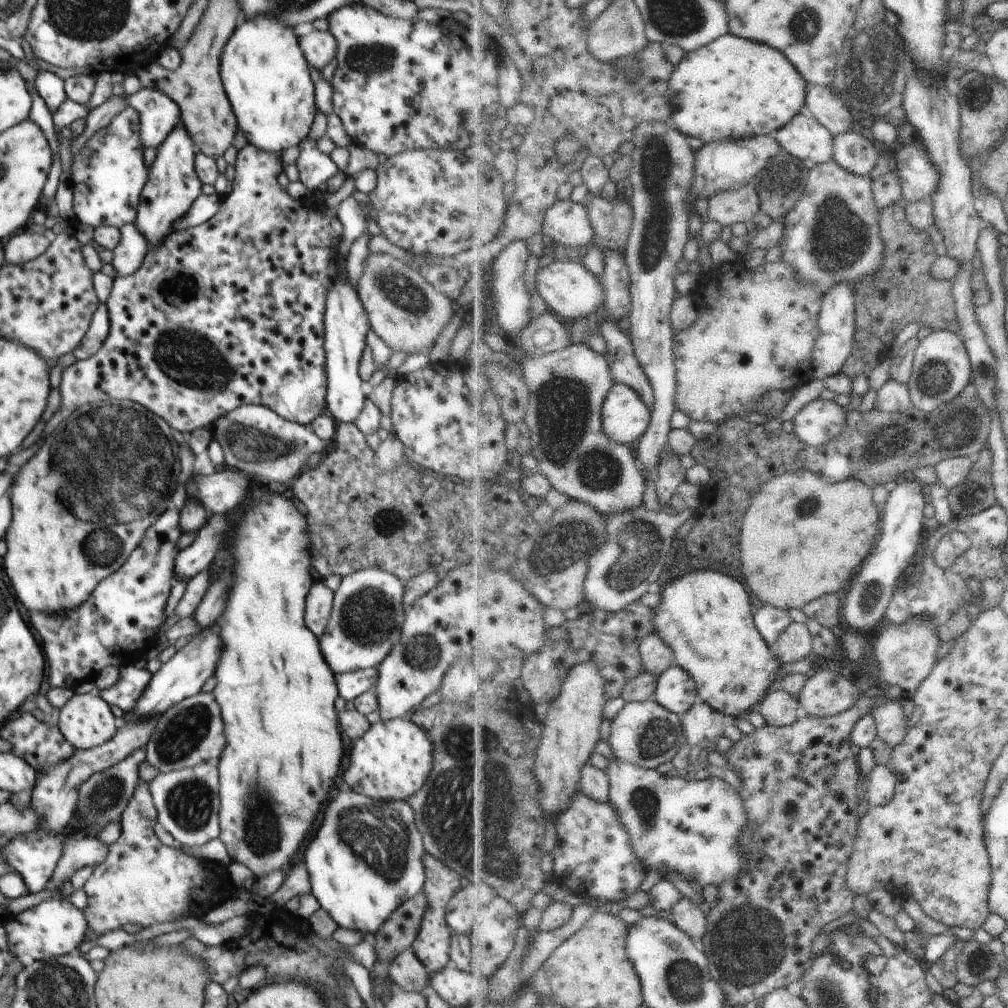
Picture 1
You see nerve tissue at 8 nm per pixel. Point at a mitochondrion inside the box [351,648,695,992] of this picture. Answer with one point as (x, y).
(476, 809)

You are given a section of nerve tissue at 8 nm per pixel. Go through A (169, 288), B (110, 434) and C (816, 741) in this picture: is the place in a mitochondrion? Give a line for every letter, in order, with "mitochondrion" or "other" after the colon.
A: other
B: mitochondrion
C: other

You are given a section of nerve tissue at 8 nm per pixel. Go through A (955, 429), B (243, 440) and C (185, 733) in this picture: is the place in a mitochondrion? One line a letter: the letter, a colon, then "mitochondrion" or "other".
A: mitochondrion
B: mitochondrion
C: mitochondrion

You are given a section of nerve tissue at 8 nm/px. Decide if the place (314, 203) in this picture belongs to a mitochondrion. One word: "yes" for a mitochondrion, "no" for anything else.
no

